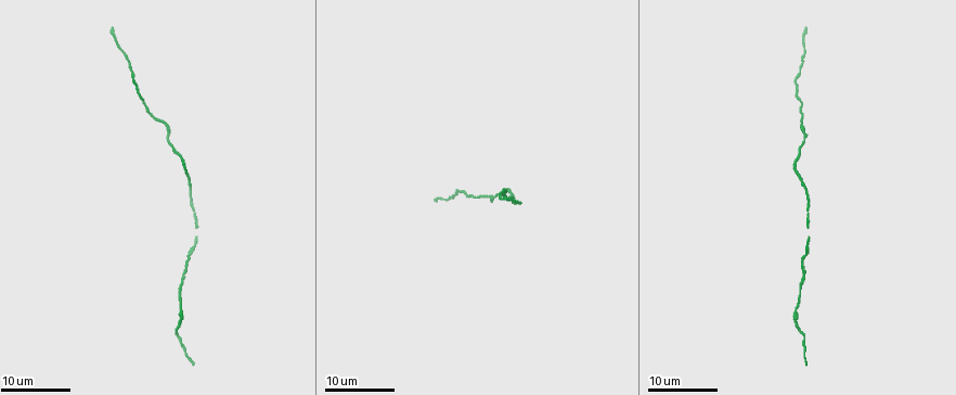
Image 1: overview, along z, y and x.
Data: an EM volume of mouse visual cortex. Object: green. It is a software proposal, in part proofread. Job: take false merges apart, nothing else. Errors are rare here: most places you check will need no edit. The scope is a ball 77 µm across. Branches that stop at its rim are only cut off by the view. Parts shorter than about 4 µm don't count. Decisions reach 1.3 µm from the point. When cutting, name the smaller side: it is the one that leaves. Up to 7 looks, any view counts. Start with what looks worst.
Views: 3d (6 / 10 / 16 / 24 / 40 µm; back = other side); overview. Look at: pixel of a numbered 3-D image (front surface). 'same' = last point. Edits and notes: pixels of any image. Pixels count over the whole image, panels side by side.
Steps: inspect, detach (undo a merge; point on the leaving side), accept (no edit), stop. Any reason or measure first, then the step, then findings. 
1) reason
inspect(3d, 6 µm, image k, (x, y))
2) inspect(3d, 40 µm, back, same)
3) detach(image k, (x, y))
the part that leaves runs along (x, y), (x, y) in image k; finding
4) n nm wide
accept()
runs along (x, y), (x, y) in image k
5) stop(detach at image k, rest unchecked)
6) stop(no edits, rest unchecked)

sudden change in width
inspect(3d, 24 µm, image 1, (798, 303))

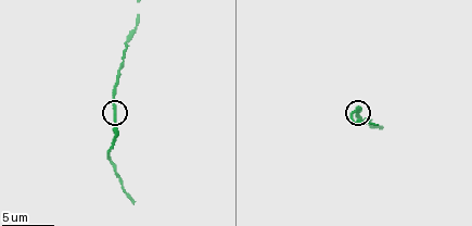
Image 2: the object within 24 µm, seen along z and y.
inspect(3d, 6 µm, image 2, (115, 114))

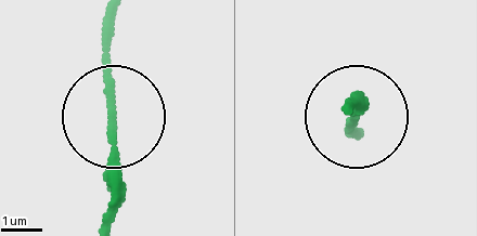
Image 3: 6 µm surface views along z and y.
160 nm wide
accept()
runs along (111, 16), (111, 220) in image 3; all the same neuron

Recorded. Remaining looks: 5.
calibre changes
inspect(3d, 24 µm, image 1, (807, 134))

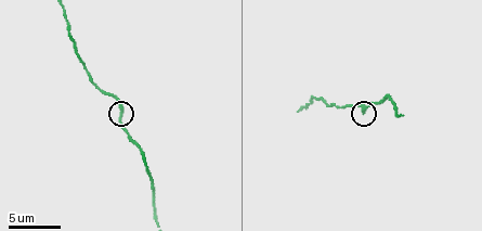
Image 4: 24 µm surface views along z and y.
inspect(3d, 6 µm, image 4, (122, 115))

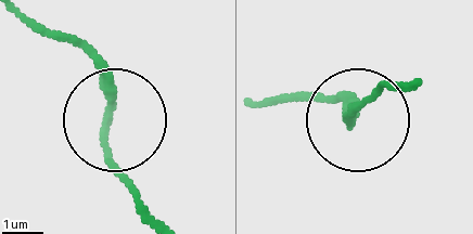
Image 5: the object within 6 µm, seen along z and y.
180 nm wide
accept()
runs along (160, 219), (112, 157), (107, 85), (80, 37) in image 5; one neuron here

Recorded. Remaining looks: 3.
inspect(3d, 10 µm, image 2, (119, 66))

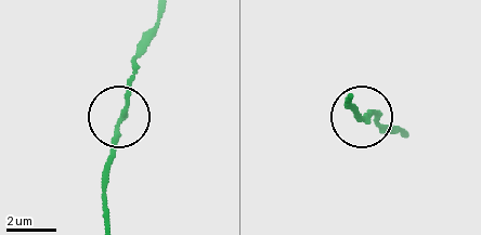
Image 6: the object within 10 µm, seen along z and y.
inspect(3d, 6 µm, image 6, (122, 117))

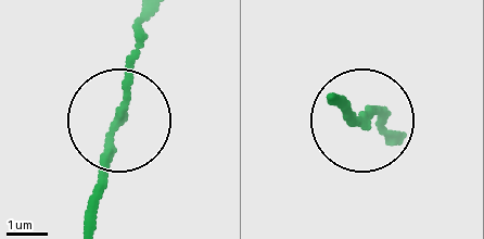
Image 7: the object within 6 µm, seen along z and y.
accept()
runs along (144, 23), (124, 64), (93, 219) in image 7; all the same neuron

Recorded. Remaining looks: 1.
stop(no edits, rest unchecked)

